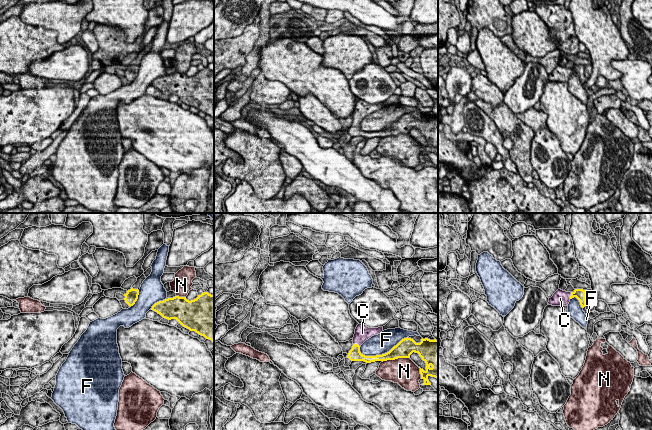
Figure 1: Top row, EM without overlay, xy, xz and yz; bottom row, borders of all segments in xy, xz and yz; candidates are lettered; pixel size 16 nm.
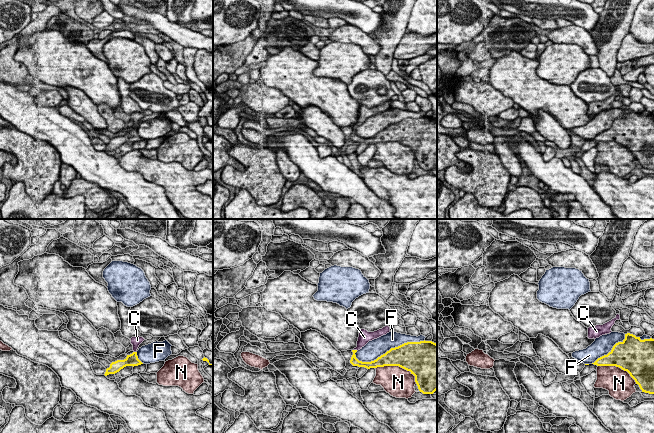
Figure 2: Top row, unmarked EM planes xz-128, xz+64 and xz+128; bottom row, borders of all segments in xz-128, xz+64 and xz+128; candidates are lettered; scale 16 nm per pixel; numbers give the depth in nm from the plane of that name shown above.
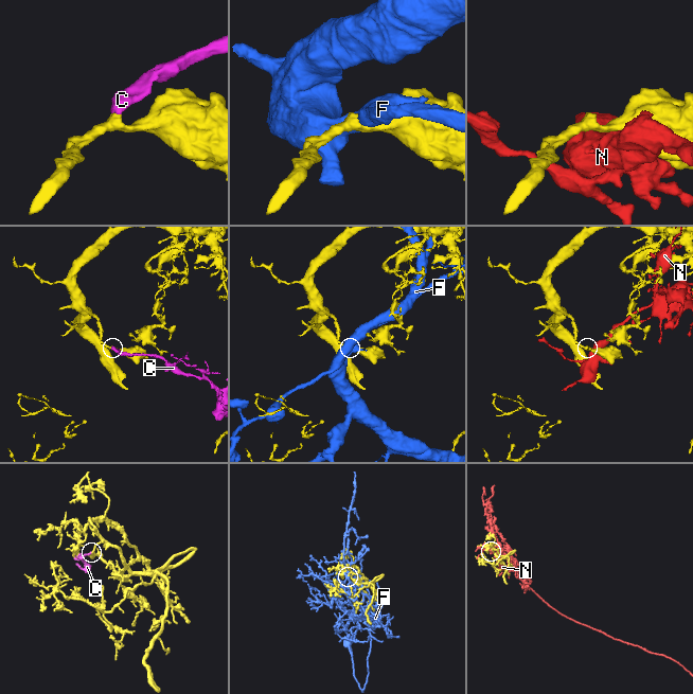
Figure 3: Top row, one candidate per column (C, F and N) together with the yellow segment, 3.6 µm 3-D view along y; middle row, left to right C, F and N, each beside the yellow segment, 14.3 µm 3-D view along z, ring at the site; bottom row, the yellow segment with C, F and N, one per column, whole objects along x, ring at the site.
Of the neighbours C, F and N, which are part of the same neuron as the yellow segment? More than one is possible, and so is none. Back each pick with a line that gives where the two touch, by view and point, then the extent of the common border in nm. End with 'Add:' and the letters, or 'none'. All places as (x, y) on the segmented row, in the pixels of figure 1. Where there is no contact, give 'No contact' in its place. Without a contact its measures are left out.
C: Touches yellow at xz (356, 344). Shared border 140 nm
Add: C

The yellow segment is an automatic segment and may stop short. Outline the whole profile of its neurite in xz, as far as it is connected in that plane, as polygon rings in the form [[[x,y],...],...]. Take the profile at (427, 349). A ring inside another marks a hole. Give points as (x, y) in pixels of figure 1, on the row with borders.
[[[358,324],[353,337],[353,346],[349,351],[347,358],[351,361],[364,361],[371,363],[375,361],[395,360],[398,358],[410,358],[410,355],[418,353],[422,360],[426,363],[426,370],[420,368],[421,379],[424,380],[423,385],[431,385],[428,377],[438,379],[438,340],[430,340],[428,338],[421,339],[420,343],[416,343],[411,338],[402,339],[389,352],[376,355],[365,356],[360,352],[361,345],[374,335],[378,335],[383,331],[383,327],[369,328],[364,324]]]

